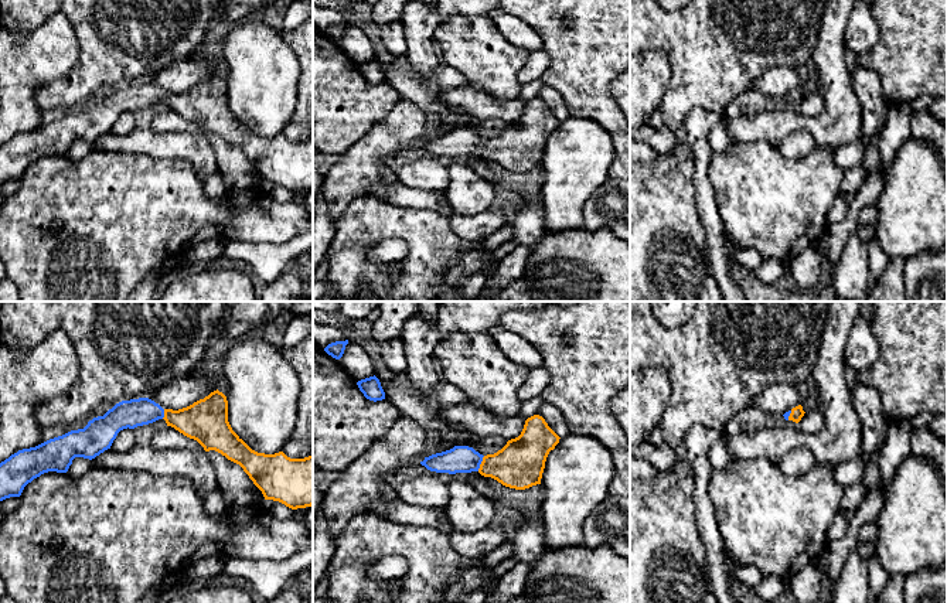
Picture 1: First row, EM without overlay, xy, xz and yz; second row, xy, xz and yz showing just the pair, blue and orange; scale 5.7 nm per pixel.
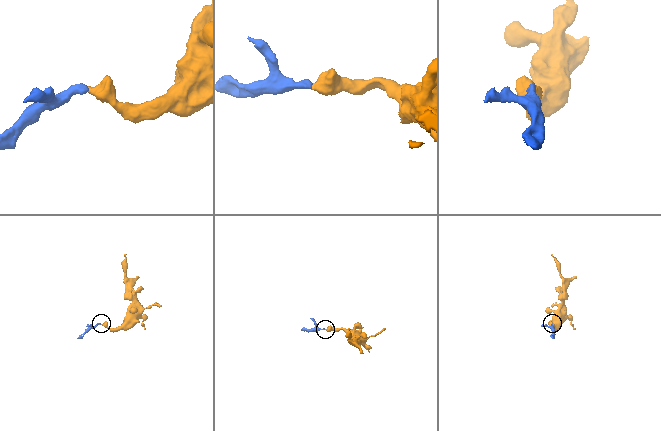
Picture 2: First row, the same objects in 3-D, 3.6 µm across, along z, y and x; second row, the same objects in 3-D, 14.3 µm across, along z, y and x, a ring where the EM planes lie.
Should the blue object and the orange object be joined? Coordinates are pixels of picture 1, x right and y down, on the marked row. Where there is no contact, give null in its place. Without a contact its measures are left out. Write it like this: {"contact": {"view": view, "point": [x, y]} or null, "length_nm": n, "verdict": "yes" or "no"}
{"contact": {"view": "xz", "point": [480, 463]}, "length_nm": 100, "verdict": "yes"}

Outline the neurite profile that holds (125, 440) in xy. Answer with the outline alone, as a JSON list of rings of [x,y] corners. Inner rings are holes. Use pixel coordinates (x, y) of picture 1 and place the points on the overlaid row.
[[[123,429],[117,433],[116,439],[113,440],[110,449],[117,453],[125,453],[134,446],[134,433],[133,429]]]

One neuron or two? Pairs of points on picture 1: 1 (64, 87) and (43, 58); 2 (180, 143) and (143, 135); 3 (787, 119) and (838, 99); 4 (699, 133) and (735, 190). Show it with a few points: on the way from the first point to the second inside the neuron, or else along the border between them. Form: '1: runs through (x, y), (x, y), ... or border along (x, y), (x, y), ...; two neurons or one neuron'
1: border along (78, 51), (65, 74), (36, 89), (40, 106); two neurons
2: runs through (171, 143), (152, 143); one neuron
3: runs through (801, 122), (820, 122), (828, 113); one neuron
4: border along (715, 153), (708, 170), (712, 188); two neurons

